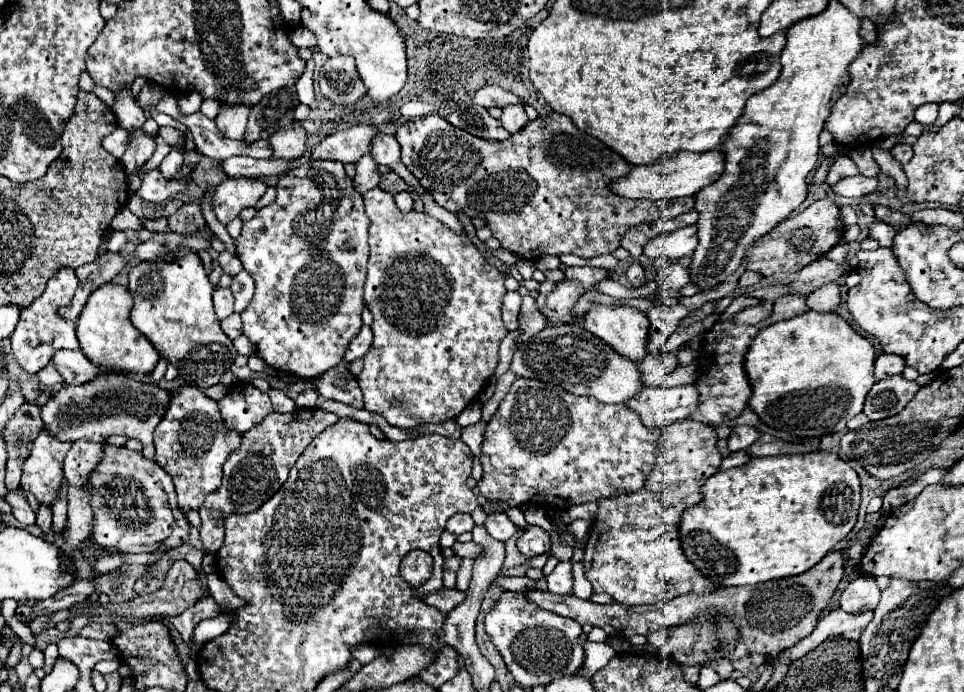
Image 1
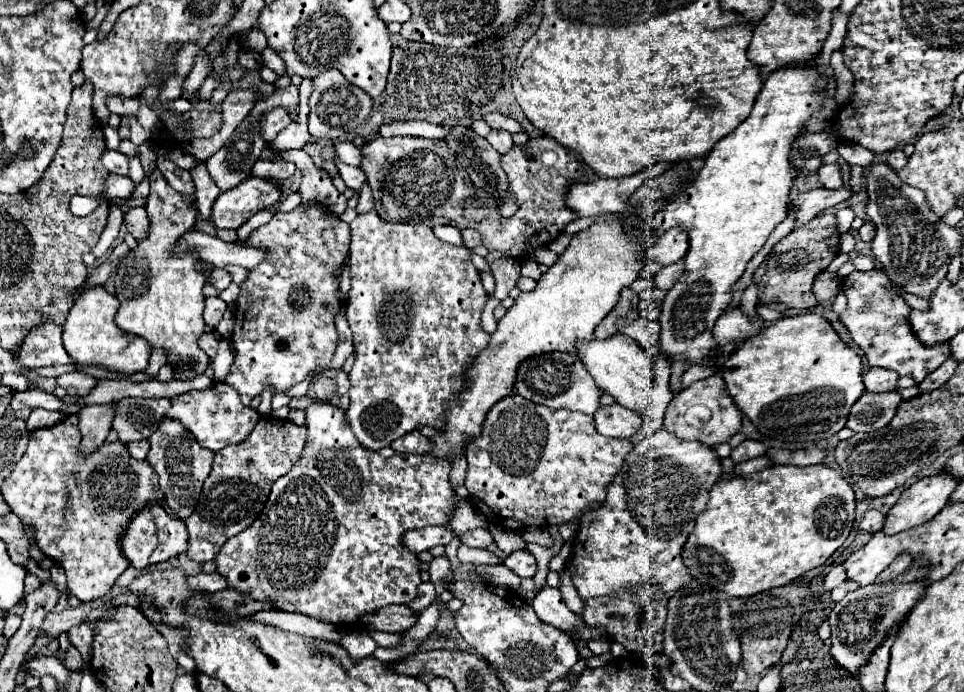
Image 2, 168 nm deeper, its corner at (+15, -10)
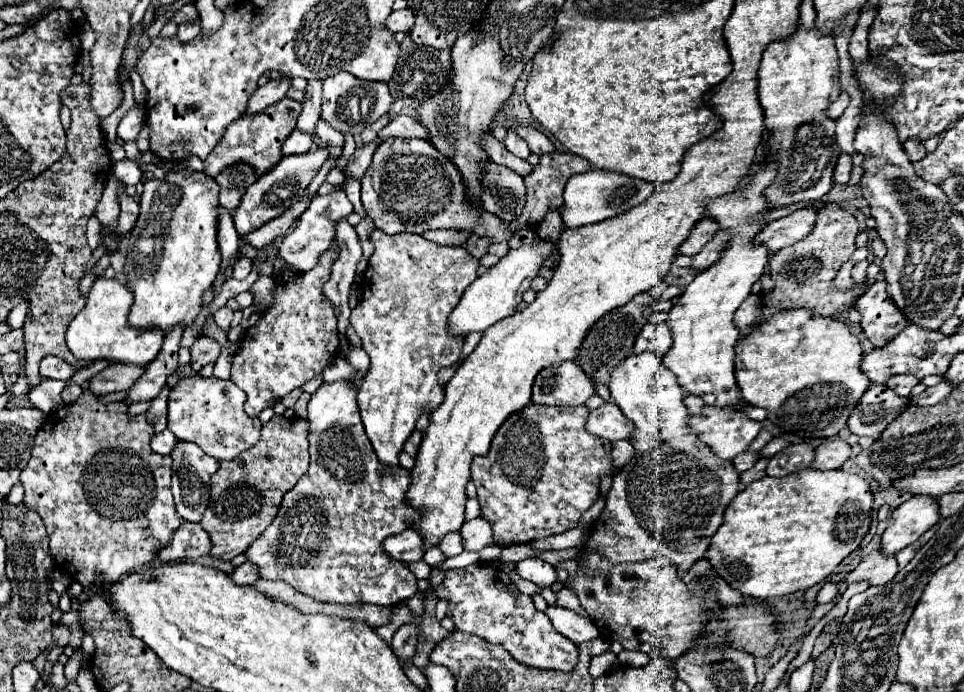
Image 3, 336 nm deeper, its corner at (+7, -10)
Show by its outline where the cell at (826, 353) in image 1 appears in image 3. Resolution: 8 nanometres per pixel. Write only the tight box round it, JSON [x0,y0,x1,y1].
[736,309,870,437]

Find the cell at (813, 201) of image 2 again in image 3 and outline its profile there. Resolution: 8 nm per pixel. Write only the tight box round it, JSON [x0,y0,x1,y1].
[756,207,816,255]

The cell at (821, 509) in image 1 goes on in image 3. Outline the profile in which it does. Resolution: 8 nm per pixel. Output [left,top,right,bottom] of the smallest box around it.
[708,469,874,601]

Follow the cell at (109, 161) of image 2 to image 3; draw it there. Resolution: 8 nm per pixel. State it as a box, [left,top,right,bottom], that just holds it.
[114,159,142,185]

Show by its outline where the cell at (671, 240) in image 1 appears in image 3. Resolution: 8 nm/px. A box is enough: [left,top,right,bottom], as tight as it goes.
[680,217,718,255]

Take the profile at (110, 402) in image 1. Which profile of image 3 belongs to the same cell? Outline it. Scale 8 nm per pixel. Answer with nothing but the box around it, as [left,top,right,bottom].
[148,385,170,433]

